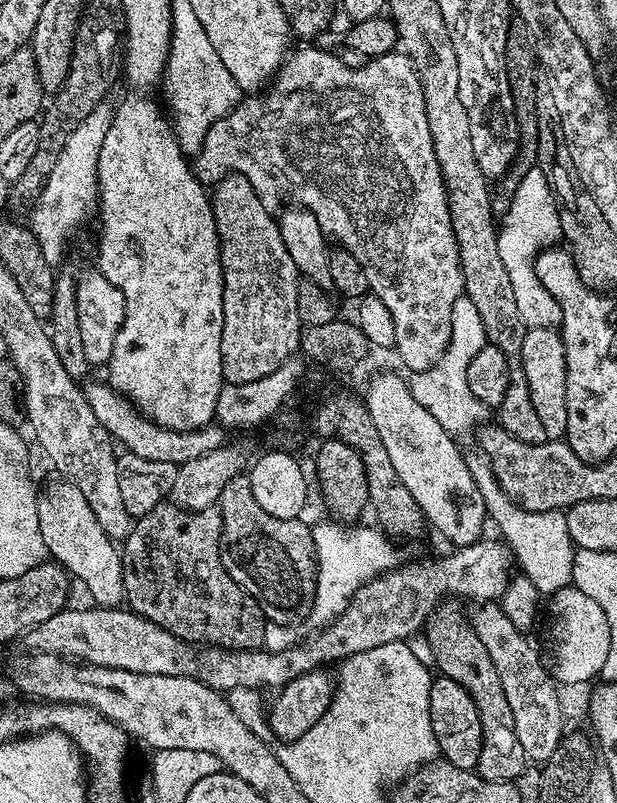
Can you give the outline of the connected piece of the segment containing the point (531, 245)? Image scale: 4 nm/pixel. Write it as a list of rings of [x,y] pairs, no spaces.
[[[523,186],[517,190],[508,212],[502,217],[496,237],[498,254],[502,254],[506,274],[510,274],[510,286],[520,288],[520,296],[524,296],[524,302],[536,304],[536,310],[540,310],[540,320],[546,322],[546,328],[556,328],[560,322],[560,303],[546,290],[546,286],[542,286],[535,263],[541,250],[555,245],[561,239],[558,214],[540,216],[540,192],[528,190],[528,200],[524,200]]]

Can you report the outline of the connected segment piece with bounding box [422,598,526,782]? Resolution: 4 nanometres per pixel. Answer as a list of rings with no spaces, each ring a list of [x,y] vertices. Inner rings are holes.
[[[452,598],[437,604],[436,609],[424,619],[422,636],[432,651],[435,671],[454,678],[454,682],[458,682],[458,686],[474,698],[474,706],[478,706],[478,718],[482,722],[482,754],[474,769],[476,775],[483,780],[514,782],[526,767],[522,742],[518,742],[518,730],[514,730],[514,713],[510,710],[510,702],[506,702],[506,690],[502,690],[502,678],[498,678],[498,670],[494,670],[490,653],[486,646],[482,646],[482,638],[478,638],[472,629],[471,619],[466,612],[464,616],[459,606]]]

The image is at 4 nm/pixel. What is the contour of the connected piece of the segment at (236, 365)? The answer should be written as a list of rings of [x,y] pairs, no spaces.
[[[230,172],[211,189],[212,213],[220,243],[222,266],[222,374],[227,383],[257,382],[282,362],[297,355],[302,325],[298,318],[298,286],[301,274],[295,268],[279,233],[277,217],[262,206],[254,186],[242,174]]]

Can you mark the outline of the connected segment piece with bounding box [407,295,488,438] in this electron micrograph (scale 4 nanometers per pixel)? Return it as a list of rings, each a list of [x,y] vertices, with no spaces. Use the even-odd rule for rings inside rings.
[[[462,295],[450,310],[450,342],[442,358],[438,358],[438,362],[434,362],[430,370],[411,373],[407,381],[408,388],[418,400],[418,404],[424,406],[438,420],[442,429],[453,438],[460,438],[463,432],[471,433],[485,423],[485,406],[478,402],[478,398],[474,398],[474,394],[470,394],[470,386],[466,383],[466,370],[474,359],[474,354],[478,354],[478,350],[482,350],[482,346],[487,343],[488,335],[482,326],[482,317],[474,307],[474,302],[470,302],[468,296]]]

